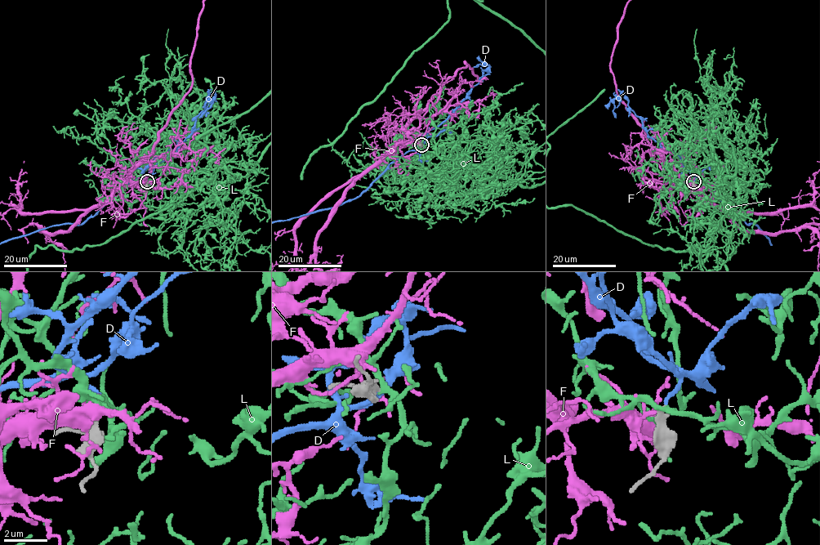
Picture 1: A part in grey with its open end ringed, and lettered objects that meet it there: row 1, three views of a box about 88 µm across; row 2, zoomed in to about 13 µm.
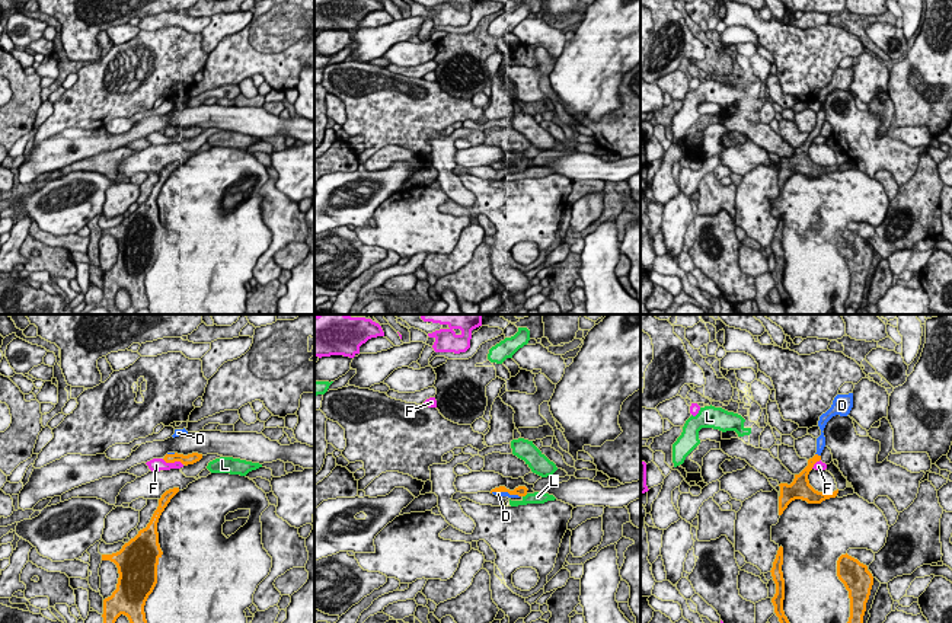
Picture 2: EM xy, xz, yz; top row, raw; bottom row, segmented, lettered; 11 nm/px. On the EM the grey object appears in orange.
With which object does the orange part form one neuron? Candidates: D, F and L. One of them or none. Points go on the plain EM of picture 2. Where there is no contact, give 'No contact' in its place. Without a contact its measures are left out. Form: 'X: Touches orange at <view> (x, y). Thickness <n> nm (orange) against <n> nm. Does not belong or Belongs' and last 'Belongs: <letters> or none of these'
D: Touches orange at xz (505, 165). Thickness 130 nm (orange) against 60 nm. Belongs
F: Touches orange at xy (172, 136). Thickness 120 nm (orange) against 160 nm. Does not belong
L: Touches orange at xz (524, 169). Thickness 130 nm (orange) against 130 nm. Does not belong
Belongs: D

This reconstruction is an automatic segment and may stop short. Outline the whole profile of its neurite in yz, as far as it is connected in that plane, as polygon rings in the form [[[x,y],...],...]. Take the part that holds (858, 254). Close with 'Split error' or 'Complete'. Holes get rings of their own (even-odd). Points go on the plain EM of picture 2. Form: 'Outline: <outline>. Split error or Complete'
Outline: [[[847,227],[837,234],[837,250],[844,258],[850,272],[850,291],[846,298],[846,307],[850,307],[853,303],[860,304],[873,250],[866,239]]]. Complete

